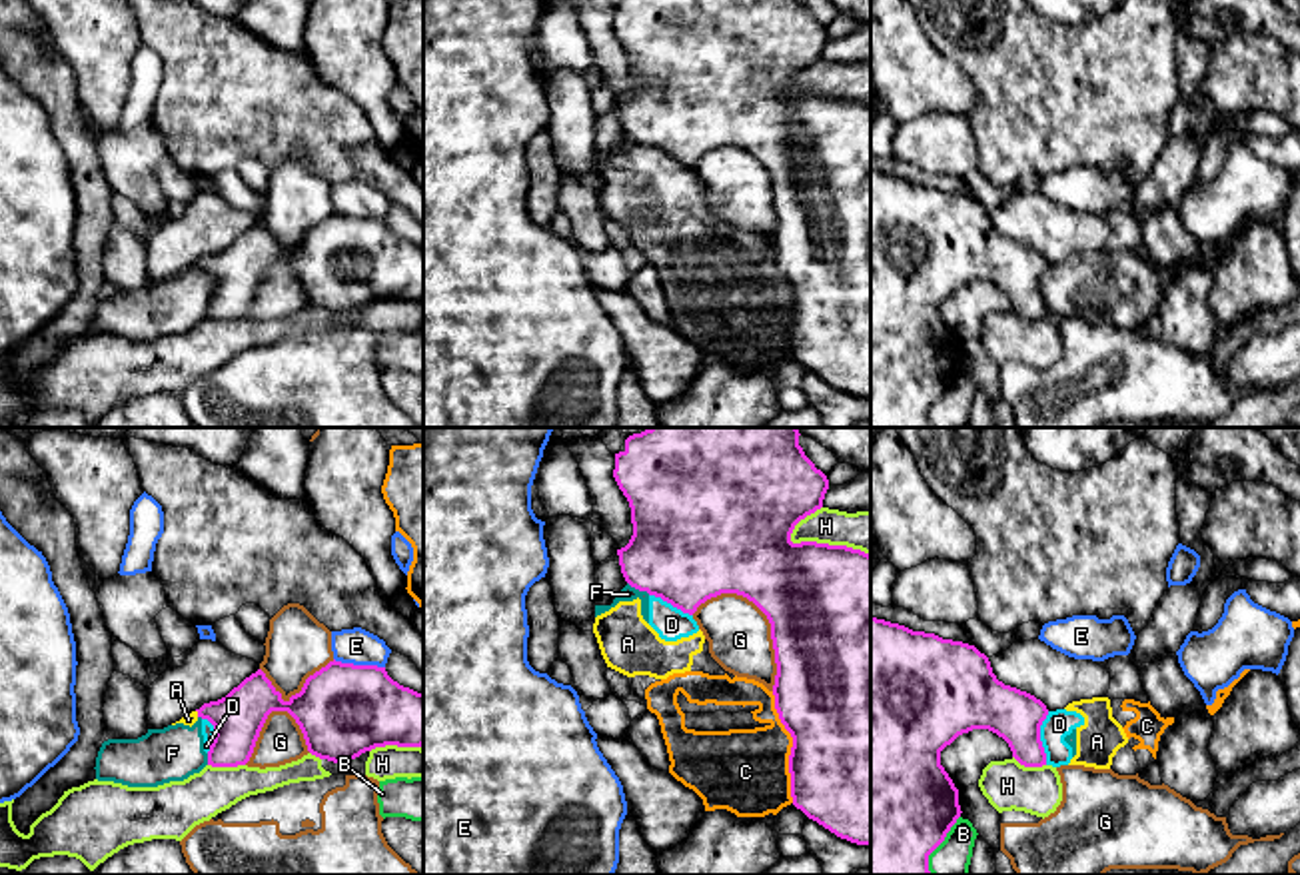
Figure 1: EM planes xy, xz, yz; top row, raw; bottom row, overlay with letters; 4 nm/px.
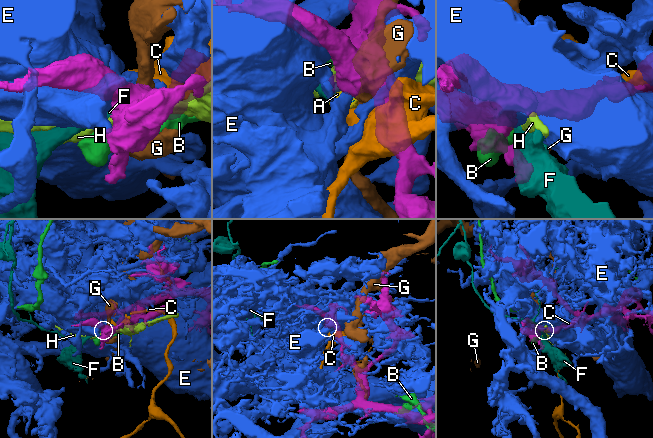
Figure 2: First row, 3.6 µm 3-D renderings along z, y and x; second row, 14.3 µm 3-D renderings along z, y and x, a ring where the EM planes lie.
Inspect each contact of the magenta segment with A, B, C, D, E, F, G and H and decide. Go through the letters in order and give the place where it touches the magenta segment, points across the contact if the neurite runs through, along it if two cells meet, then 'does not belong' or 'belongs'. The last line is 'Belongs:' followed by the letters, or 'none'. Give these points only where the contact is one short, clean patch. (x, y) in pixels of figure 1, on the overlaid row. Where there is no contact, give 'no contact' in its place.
A: meets magenta in xy at (198, 714); border along xy (196, 710), (198, 716); does not belong
B: meets magenta in yz at (939, 844); does not belong
C: meets magenta in xz at (791, 748); does not belong
D: meets magenta in yz at (1039, 738); border along yz (1049, 712), (1041, 726), (1045, 764); does not belong
E: meets magenta in xy at (360, 666); does not belong
F: meets magenta in xz at (640, 590); border along xz (628, 582), (650, 594); does not belong
G: meets magenta in xz at (769, 622); does not belong
H: meets magenta in xz at (827, 544); does not belong
Belongs: none

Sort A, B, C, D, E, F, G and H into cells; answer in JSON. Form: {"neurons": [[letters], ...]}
{"neurons": [["A", "C", "D", "F"], ["B"], ["E"], ["G"], ["H"]]}

